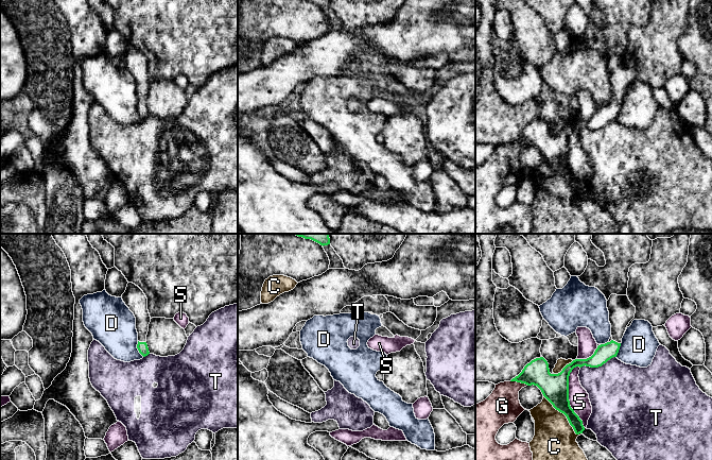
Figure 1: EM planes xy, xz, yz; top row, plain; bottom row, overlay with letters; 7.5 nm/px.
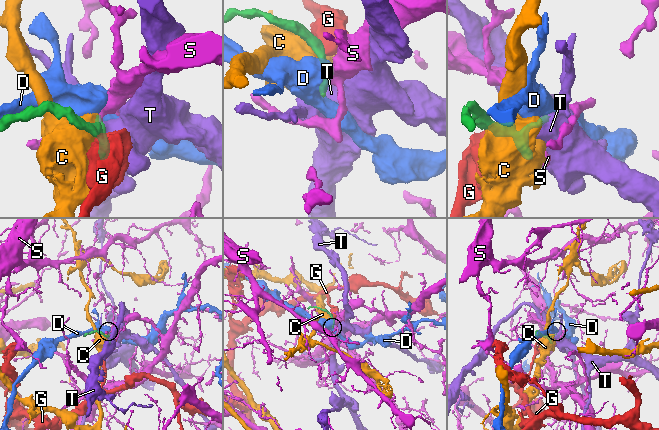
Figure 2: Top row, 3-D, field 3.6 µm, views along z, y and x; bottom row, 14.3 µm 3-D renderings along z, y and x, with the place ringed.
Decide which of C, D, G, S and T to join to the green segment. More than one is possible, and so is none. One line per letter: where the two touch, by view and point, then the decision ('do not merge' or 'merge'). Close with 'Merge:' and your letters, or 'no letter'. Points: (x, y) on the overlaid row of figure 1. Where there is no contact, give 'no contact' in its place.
C: meets green in yz at (565, 414); do not merge
D: meets green in xy at (137, 347); do not merge
G: meets green in yz at (519, 381); do not merge
S: meets green in yz at (568, 396); do not merge
T: meets green in yz at (597, 367); do not merge
Merge: no letter

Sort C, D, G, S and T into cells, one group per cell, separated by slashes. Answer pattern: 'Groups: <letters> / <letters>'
Groups: C / D / G / S / T

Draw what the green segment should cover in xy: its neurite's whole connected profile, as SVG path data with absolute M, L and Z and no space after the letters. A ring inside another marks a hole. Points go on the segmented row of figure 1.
M128 283L122 300L136 318L136 329L138 333L137 348L145 357L150 354L146 344L146 335L151 317L147 310L147 299L143 291L133 283Z

